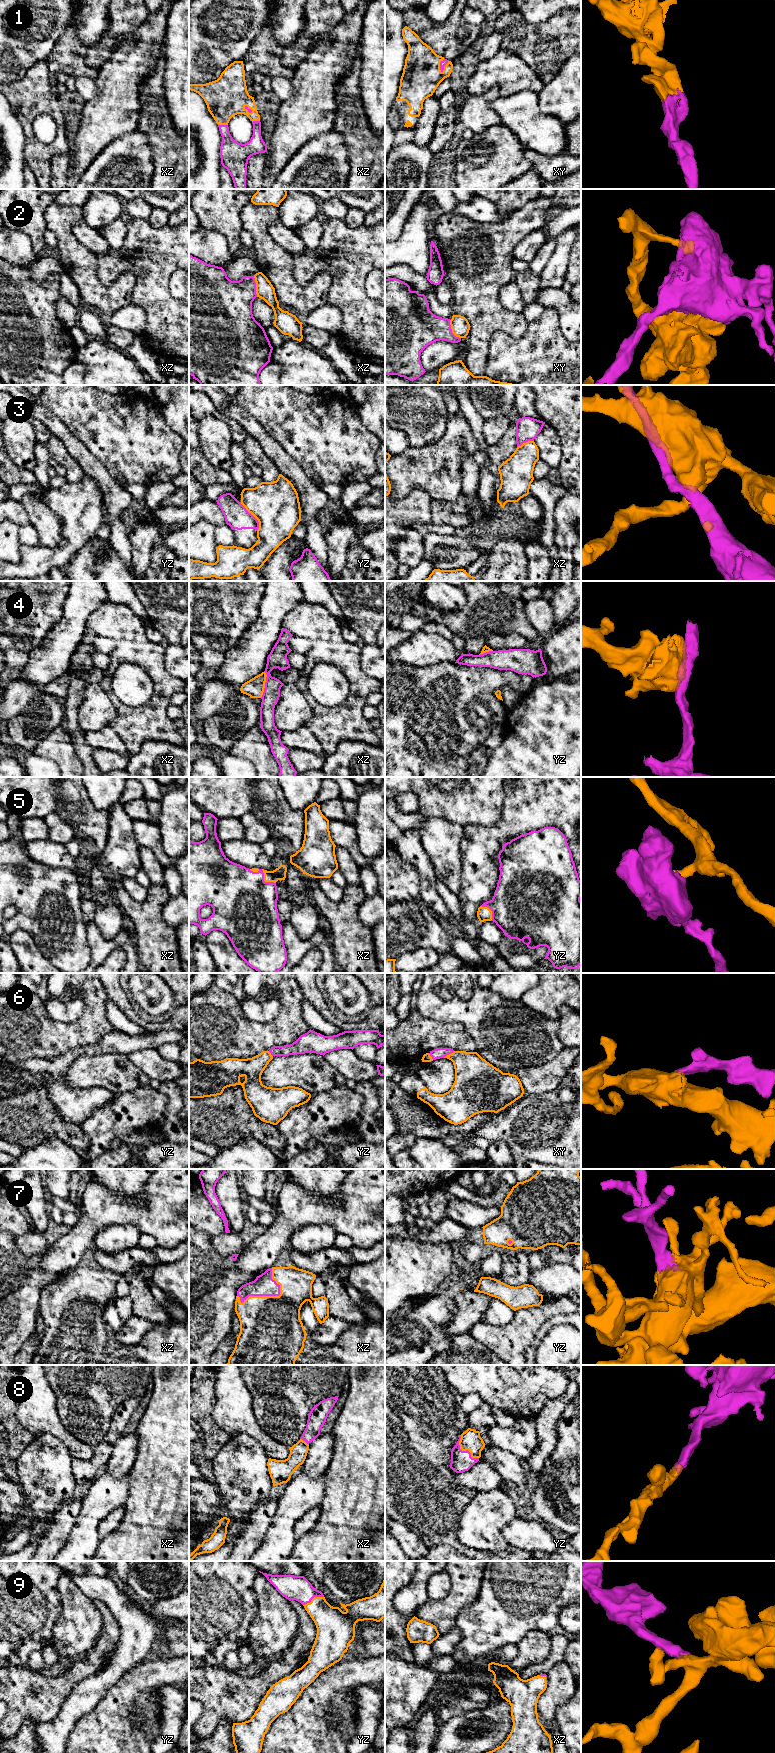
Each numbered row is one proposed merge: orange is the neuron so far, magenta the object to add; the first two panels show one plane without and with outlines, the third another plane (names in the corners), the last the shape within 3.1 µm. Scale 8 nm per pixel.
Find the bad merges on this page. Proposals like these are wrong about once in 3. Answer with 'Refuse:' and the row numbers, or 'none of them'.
Refuse: 2, 3, 4

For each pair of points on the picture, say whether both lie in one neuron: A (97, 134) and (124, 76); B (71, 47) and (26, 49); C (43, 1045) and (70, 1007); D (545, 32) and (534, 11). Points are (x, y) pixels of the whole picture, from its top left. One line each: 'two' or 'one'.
A: one
B: two
C: two
D: two

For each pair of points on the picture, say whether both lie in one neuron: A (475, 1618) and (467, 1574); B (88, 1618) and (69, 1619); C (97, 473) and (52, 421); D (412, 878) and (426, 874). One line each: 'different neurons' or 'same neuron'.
A: different neurons
B: same neuron
C: same neuron
D: different neurons

